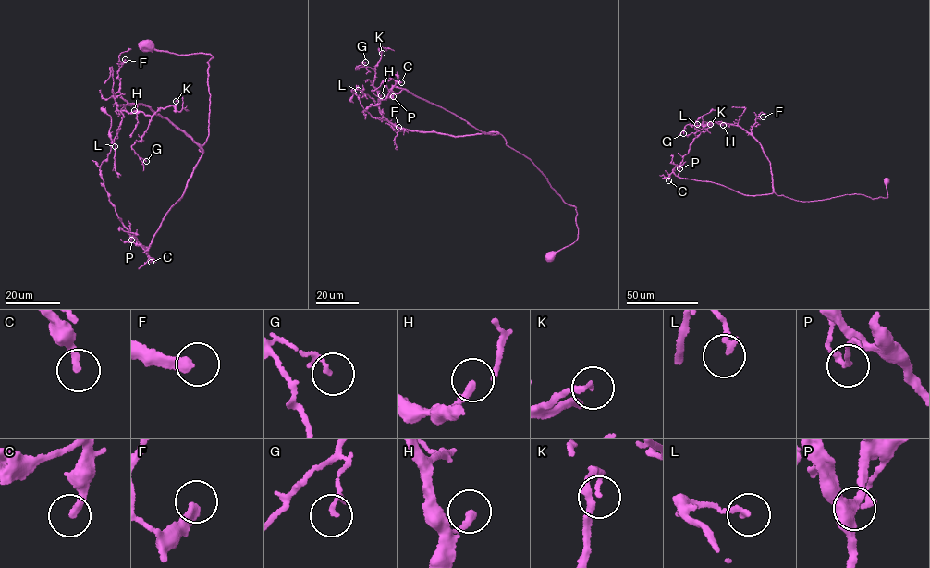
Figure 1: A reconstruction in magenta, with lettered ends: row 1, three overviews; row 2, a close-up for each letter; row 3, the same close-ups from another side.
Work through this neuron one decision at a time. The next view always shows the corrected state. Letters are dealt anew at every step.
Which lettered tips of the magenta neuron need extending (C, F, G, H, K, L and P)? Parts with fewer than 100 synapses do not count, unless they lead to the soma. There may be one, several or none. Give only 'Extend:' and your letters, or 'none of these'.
Extend: C

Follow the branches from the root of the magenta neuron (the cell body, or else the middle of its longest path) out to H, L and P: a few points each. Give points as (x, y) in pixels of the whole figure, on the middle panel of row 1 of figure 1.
H: (552, 256), (577, 239), (576, 211), (532, 161), (494, 131), (458, 137), (399, 129), (380, 111), (381, 95)
L: (552, 256), (577, 239), (576, 211), (532, 161), (498, 132), (485, 134), (405, 89), (365, 110), (358, 90)
P: (552, 256), (577, 239), (576, 211), (532, 161), (507, 145), (498, 132), (485, 134), (405, 89), (393, 96)

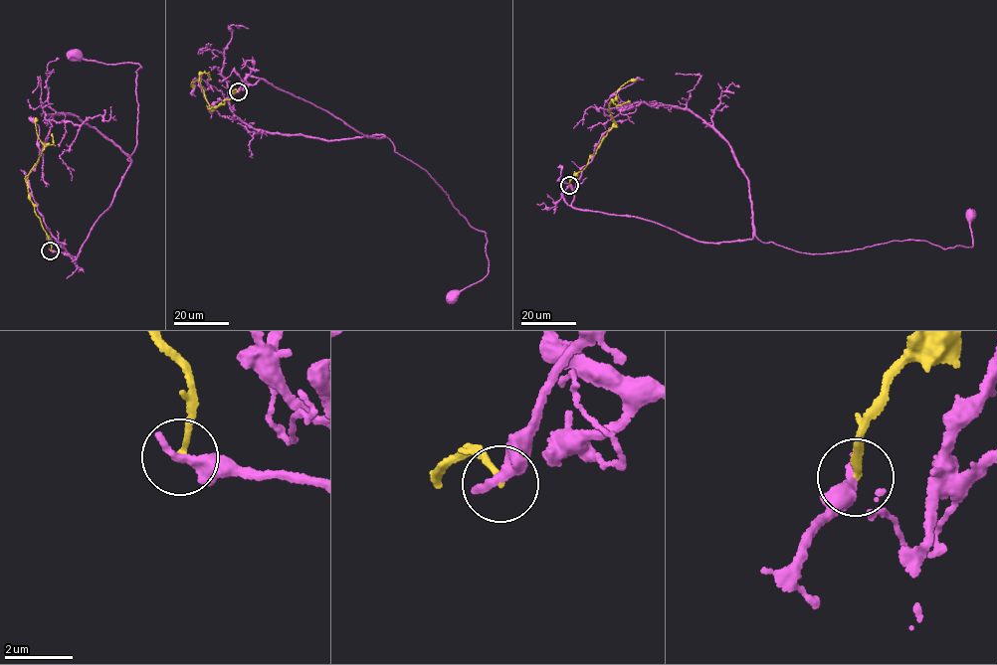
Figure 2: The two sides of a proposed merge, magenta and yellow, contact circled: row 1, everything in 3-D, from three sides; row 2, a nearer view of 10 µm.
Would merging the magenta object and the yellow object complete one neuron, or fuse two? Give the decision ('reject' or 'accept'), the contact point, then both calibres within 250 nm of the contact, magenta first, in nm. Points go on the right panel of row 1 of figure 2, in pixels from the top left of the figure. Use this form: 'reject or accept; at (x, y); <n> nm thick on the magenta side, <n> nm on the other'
reject; at (569, 185); 460 nm thick on the magenta side, 170 nm on the other

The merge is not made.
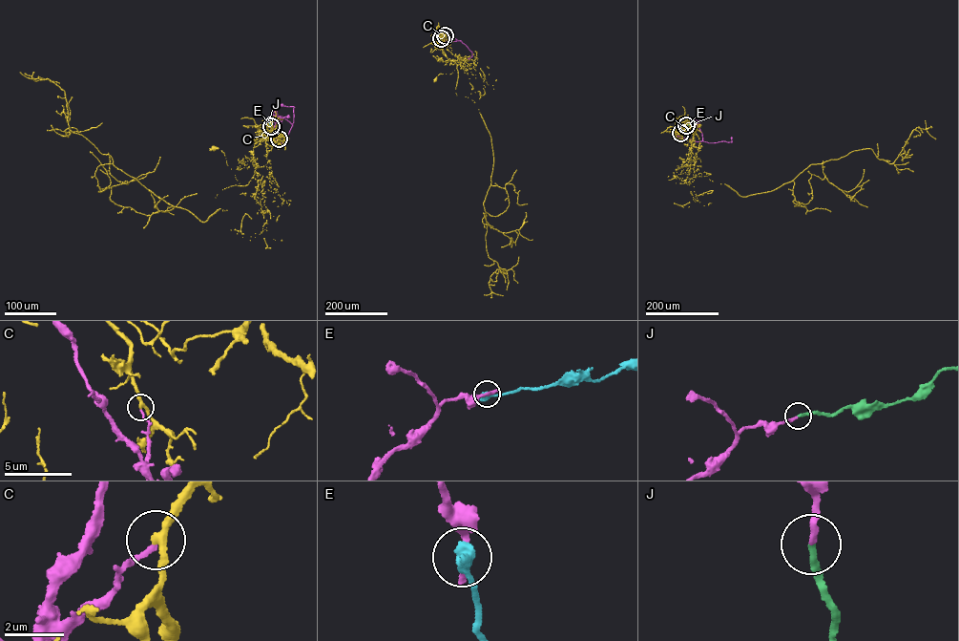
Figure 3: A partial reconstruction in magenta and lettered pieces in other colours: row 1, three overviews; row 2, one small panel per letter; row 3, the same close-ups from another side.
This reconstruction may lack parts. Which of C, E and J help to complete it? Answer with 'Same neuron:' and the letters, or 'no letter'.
Same neuron: J

